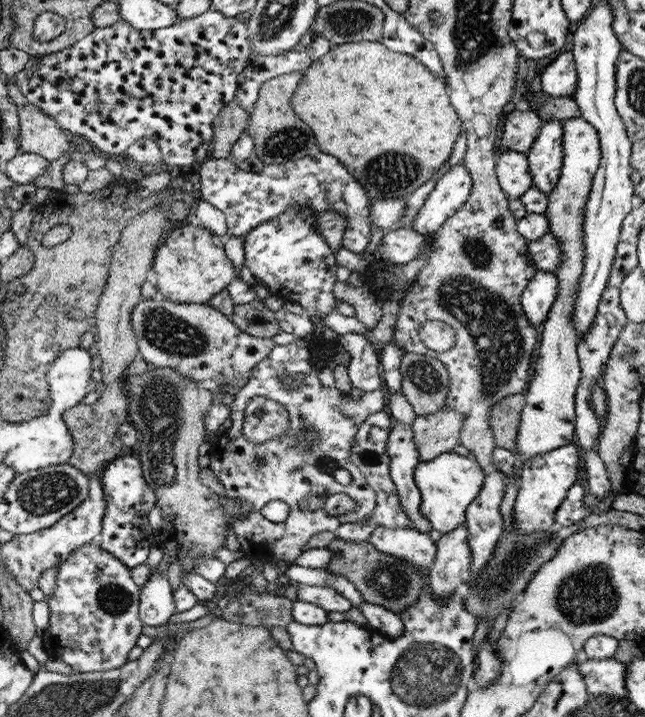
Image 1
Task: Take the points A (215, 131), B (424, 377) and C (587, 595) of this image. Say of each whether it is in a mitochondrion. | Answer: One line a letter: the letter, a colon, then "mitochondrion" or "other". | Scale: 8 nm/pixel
A: other
B: mitochondrion
C: mitochondrion

